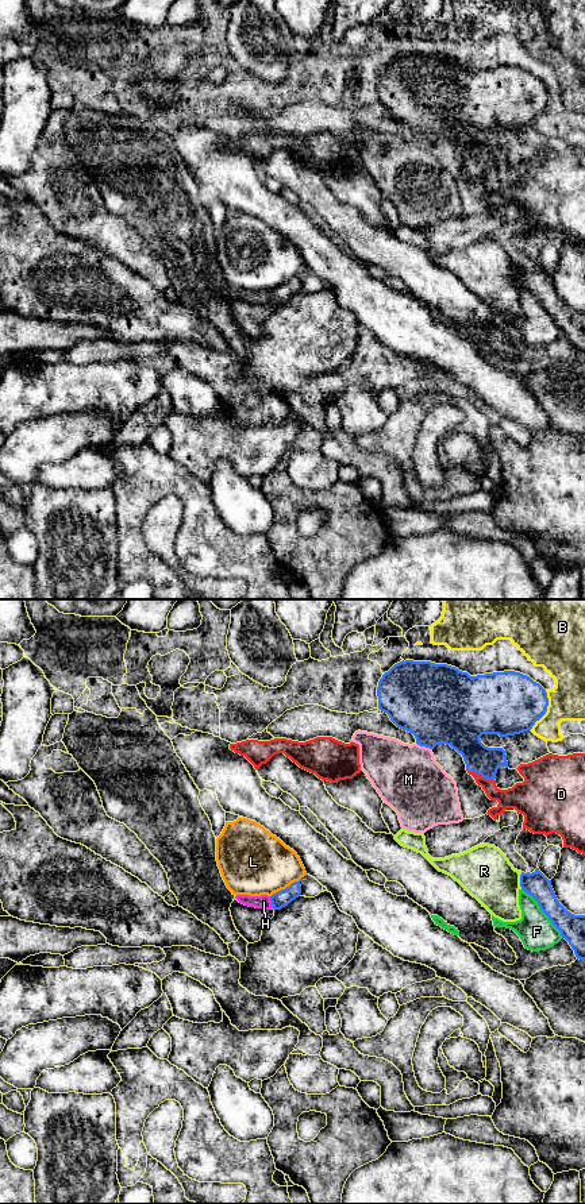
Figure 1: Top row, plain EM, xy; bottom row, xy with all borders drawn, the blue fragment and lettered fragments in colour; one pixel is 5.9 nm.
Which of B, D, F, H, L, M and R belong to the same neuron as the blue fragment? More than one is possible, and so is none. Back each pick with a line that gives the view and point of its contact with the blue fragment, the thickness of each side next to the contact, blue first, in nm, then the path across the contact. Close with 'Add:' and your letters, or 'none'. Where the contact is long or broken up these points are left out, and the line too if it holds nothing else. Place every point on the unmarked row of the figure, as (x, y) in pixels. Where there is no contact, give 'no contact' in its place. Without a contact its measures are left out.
H: xy (270, 296) | 100/80 nm | across xy (283, 293), (270, 296), (264, 297)
Add: H

